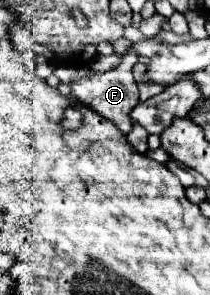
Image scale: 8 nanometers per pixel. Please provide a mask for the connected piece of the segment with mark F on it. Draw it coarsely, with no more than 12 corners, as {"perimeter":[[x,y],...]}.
{"perimeter":[[129,50],[115,70],[79,78],[77,68],[55,68],[71,96],[131,132],[129,112],[139,88]]}

